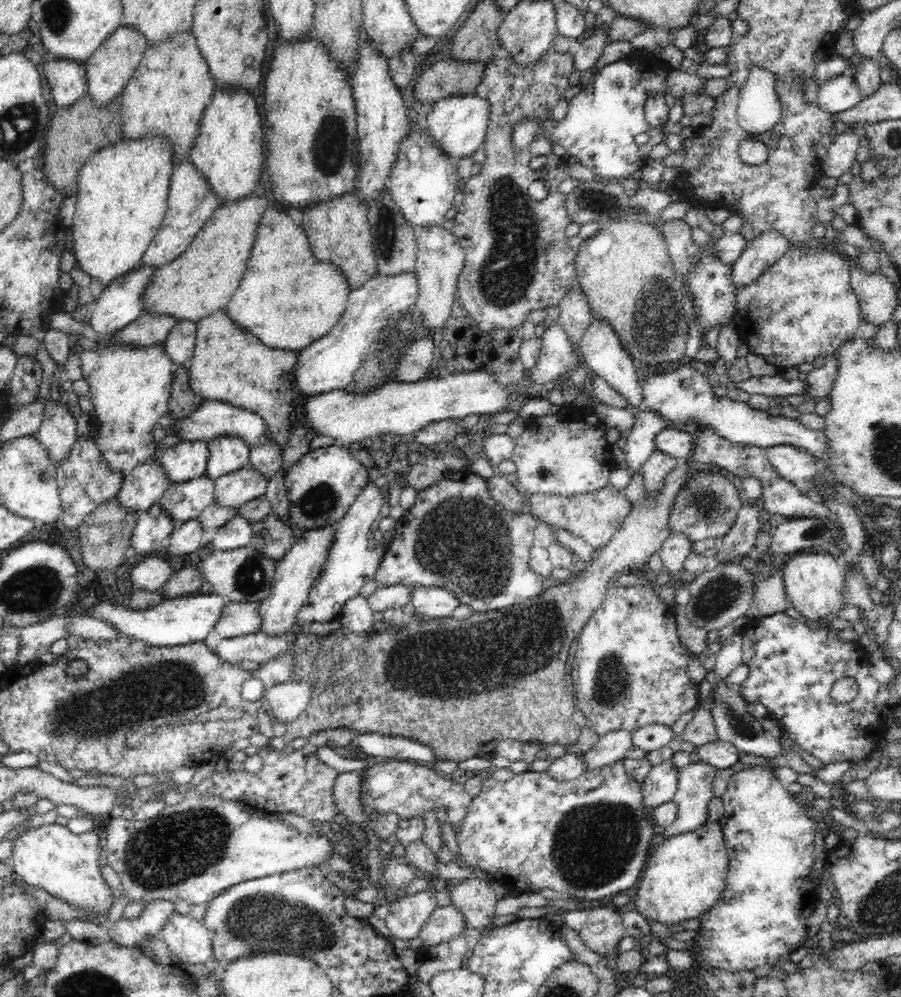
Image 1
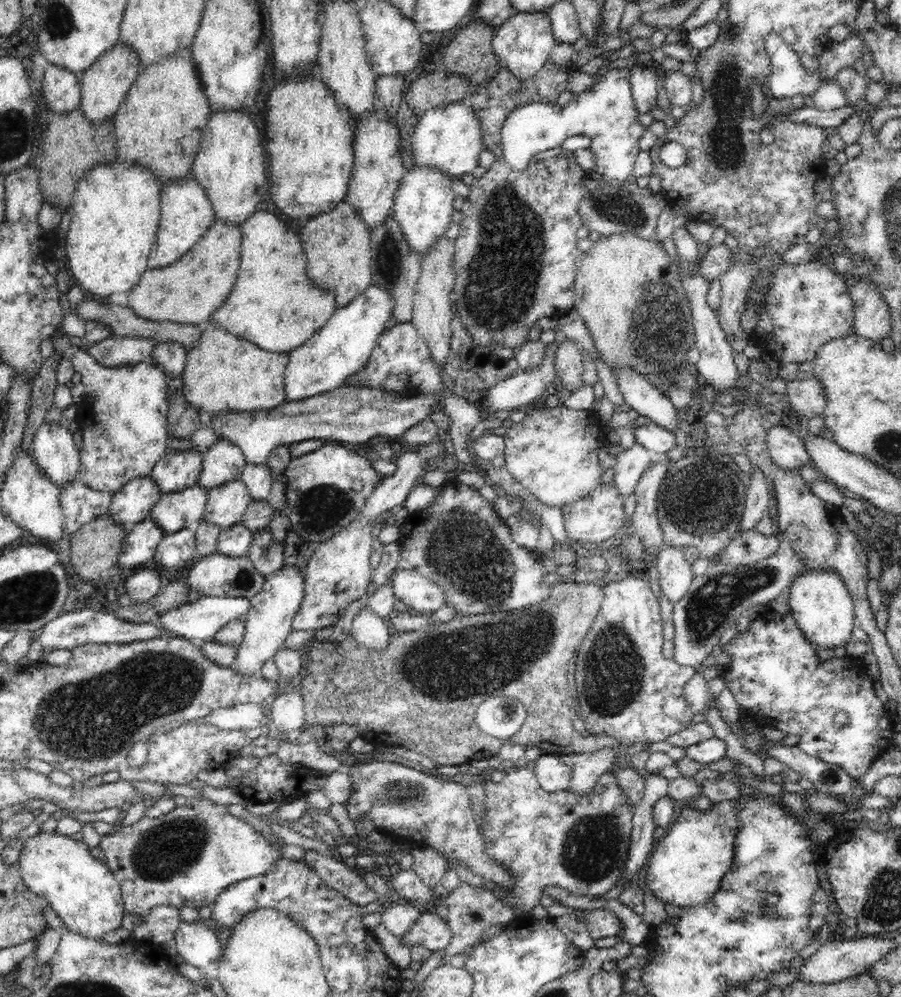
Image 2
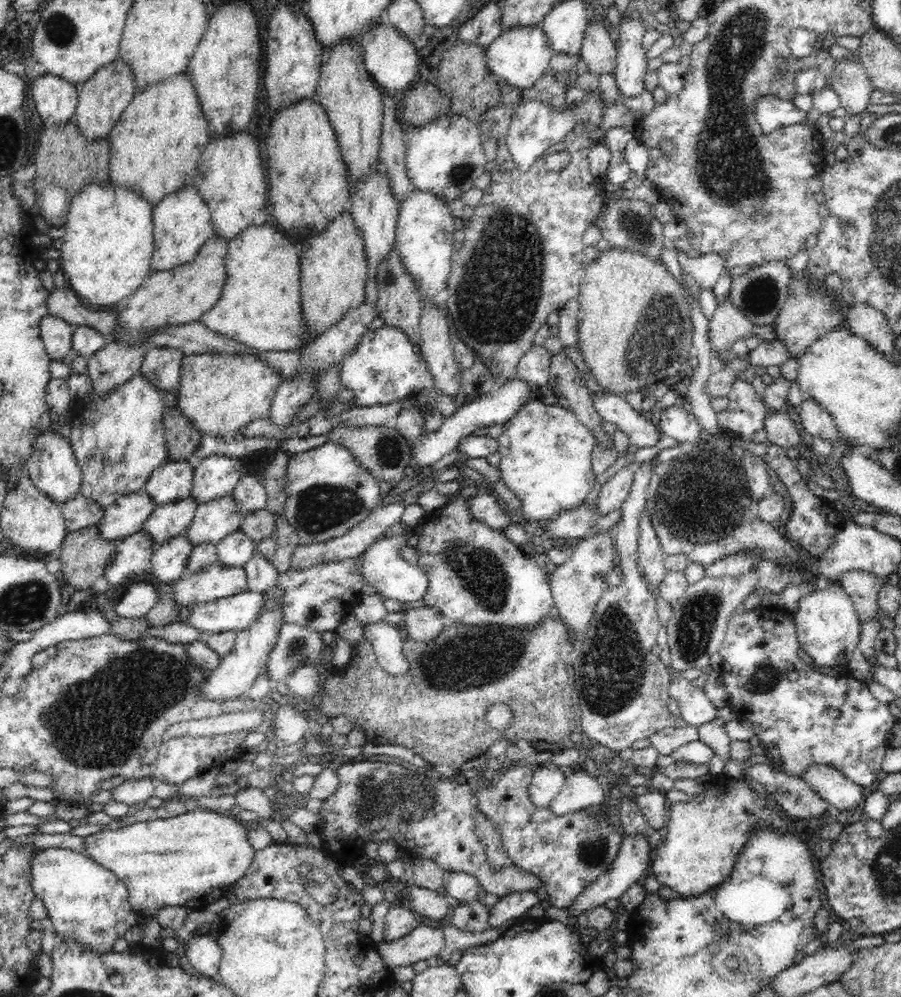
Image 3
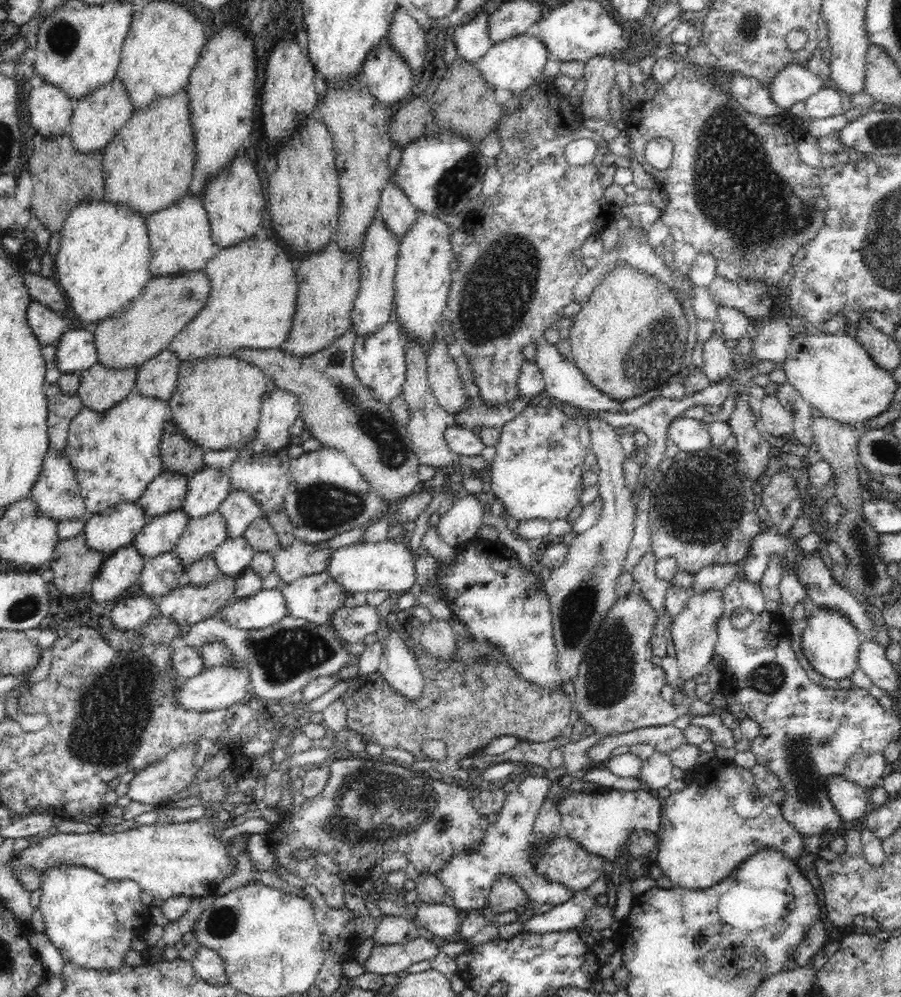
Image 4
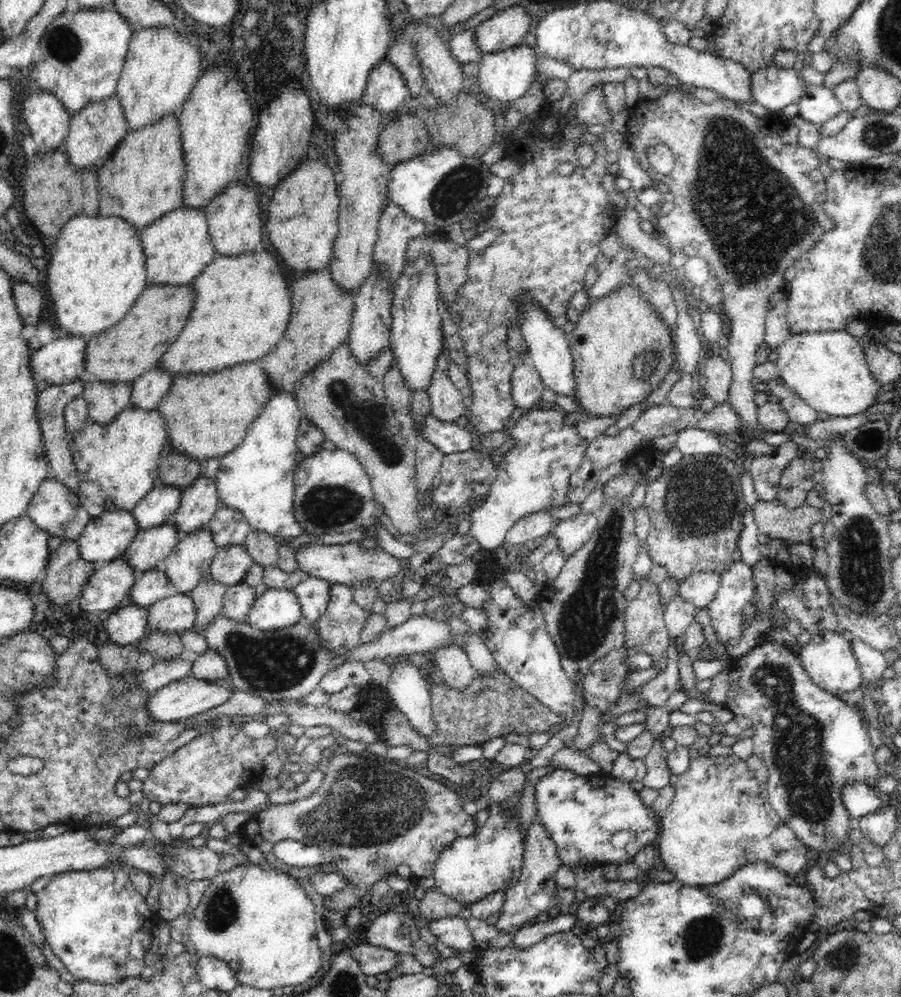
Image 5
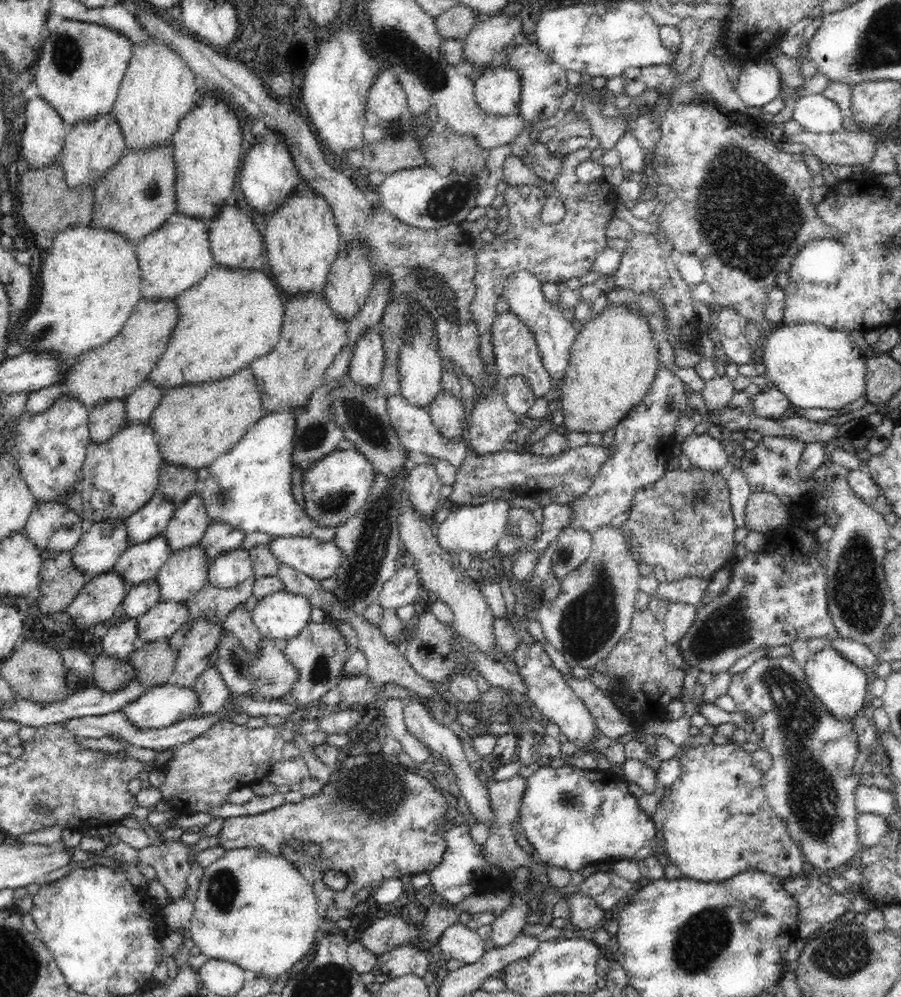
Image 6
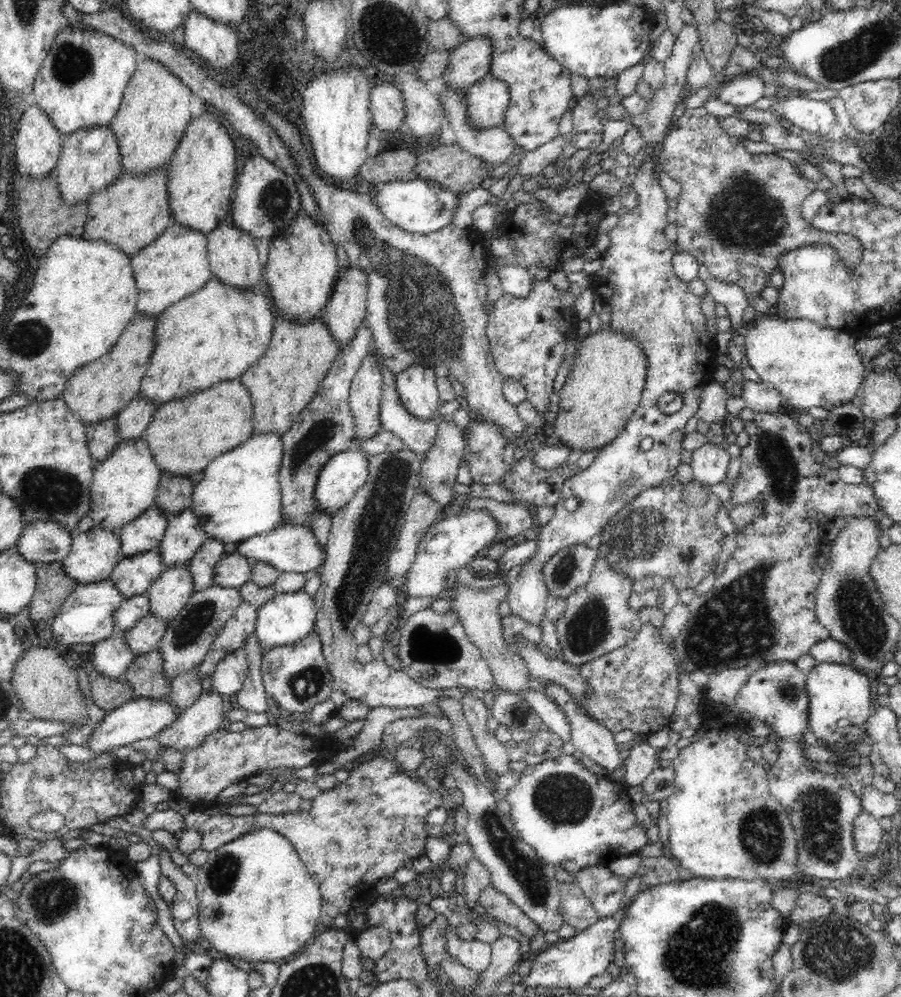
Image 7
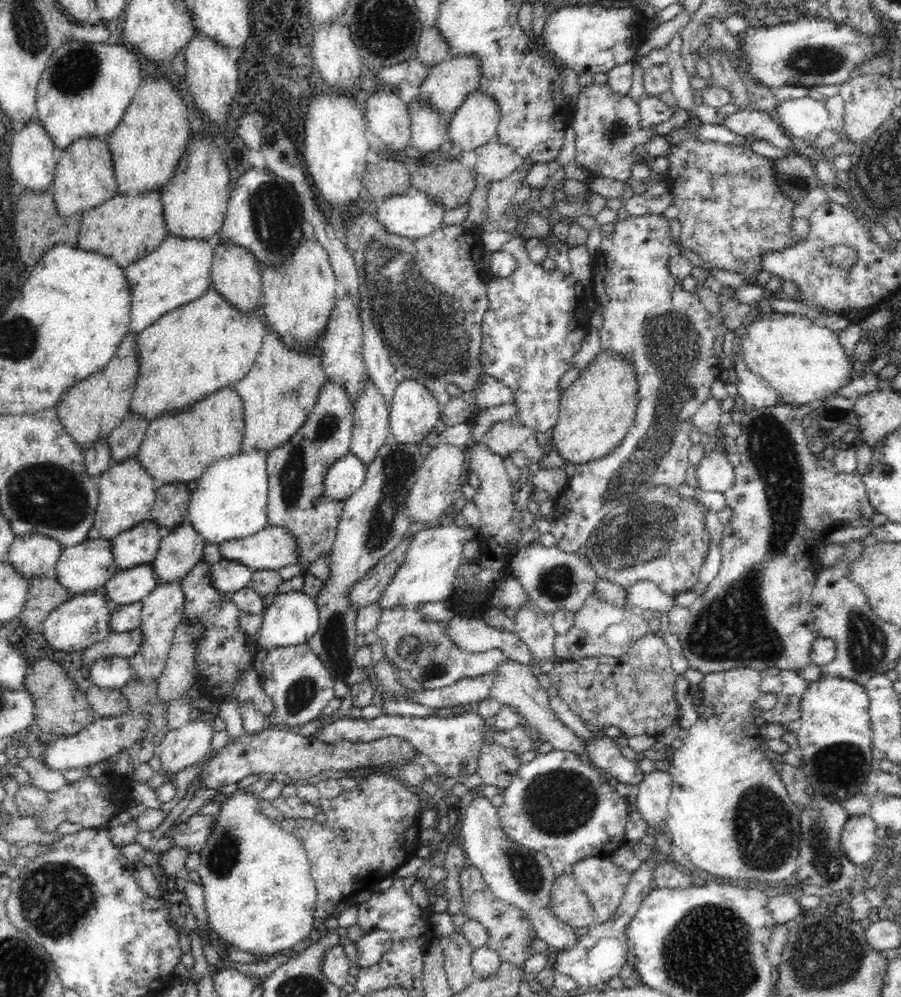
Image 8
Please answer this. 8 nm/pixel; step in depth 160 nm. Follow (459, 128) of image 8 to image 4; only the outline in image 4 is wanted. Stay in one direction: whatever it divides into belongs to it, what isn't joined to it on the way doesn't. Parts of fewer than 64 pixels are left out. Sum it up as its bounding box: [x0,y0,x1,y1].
[474,34,549,93]

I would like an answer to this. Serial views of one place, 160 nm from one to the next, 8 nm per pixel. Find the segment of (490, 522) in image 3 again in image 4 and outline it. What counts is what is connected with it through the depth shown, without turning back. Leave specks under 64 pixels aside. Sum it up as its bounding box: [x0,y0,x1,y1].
[437,492,484,549]

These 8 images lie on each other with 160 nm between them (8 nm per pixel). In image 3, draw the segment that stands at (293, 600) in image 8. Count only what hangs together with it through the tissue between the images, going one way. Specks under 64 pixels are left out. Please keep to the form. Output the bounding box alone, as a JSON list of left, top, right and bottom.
[182,591,264,635]

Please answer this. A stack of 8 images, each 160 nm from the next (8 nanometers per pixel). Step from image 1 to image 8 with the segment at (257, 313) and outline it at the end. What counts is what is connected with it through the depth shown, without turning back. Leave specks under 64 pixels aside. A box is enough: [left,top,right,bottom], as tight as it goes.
[129,288,266,420]

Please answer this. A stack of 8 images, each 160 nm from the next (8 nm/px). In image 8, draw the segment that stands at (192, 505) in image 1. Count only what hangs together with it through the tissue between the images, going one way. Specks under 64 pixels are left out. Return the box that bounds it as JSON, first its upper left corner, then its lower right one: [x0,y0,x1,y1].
[103,563,157,606]

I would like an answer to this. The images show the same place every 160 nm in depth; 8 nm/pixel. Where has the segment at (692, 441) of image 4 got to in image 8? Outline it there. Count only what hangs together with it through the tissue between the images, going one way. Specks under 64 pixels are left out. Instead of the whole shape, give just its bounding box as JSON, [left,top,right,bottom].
[694,445,735,492]

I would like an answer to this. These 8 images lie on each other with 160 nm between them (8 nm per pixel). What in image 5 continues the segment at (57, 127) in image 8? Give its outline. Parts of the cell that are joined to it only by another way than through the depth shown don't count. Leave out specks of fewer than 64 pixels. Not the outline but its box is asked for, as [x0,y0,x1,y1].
[35,7,133,116]

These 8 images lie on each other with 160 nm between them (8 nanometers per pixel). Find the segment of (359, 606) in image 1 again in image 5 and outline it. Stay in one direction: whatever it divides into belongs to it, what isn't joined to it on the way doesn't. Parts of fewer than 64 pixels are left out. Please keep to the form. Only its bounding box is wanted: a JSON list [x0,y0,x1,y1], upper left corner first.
[386,659,434,737]

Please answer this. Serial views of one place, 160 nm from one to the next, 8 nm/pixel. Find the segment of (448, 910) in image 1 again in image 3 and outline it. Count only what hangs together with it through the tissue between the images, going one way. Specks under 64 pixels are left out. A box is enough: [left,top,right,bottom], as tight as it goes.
[375,921,445,969]

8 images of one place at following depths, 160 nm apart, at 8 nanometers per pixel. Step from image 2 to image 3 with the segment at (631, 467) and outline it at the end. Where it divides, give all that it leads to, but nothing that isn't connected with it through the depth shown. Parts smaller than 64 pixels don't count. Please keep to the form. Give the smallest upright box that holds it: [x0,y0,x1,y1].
[595,466,634,516]

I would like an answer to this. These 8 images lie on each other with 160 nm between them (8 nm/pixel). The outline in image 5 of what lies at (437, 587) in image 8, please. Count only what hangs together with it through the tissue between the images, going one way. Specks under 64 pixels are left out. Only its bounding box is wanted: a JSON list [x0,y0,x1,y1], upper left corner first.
[465,407,589,552]

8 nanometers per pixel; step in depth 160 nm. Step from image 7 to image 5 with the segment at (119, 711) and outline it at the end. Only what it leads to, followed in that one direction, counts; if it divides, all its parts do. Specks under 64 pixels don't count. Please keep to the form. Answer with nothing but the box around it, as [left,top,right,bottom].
[148,676,232,722]

